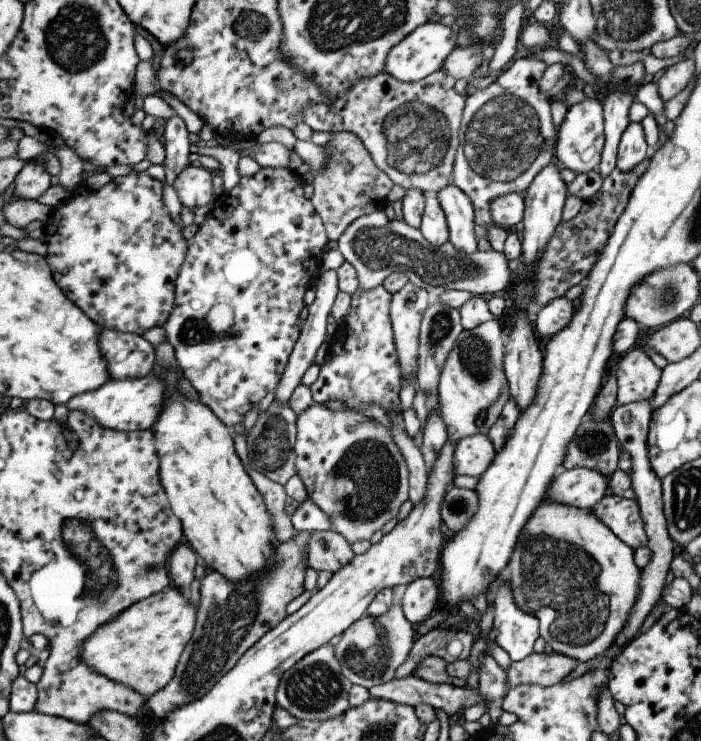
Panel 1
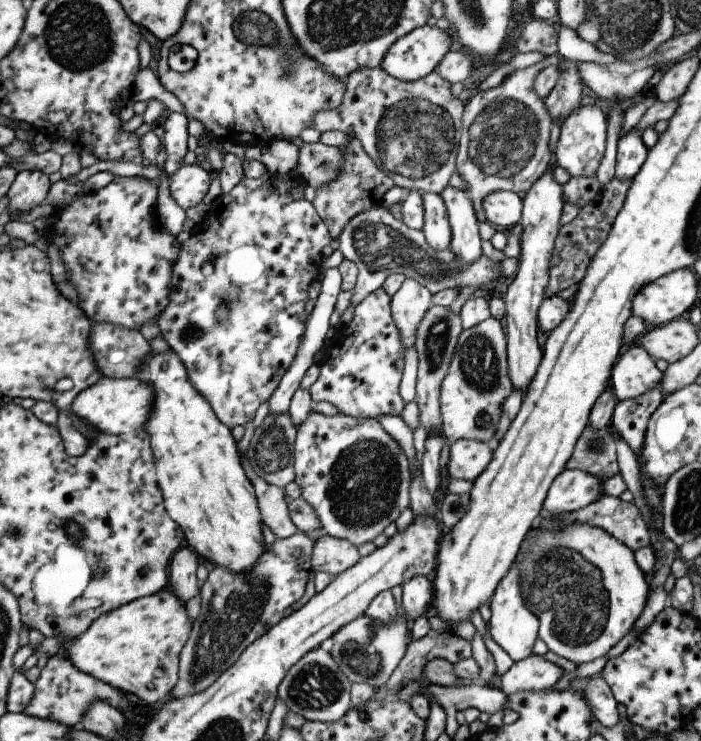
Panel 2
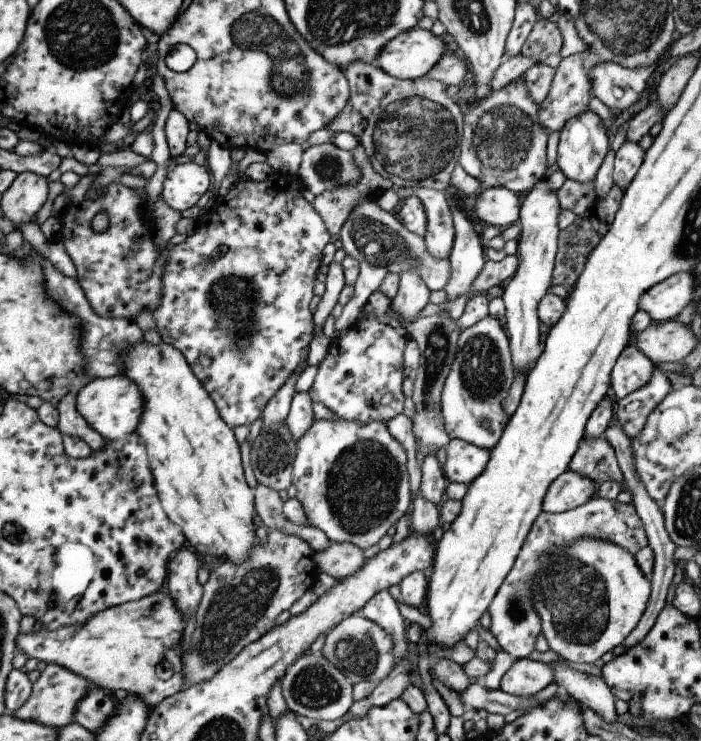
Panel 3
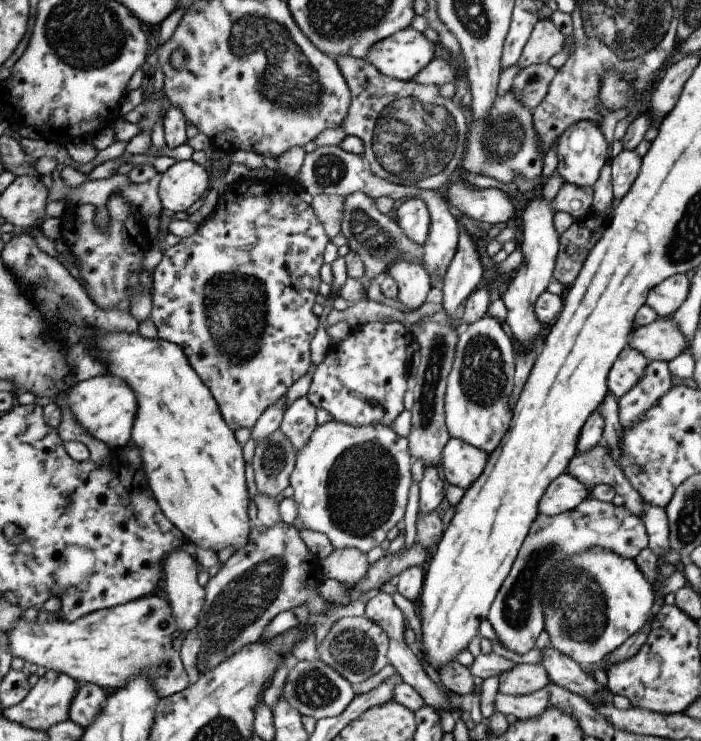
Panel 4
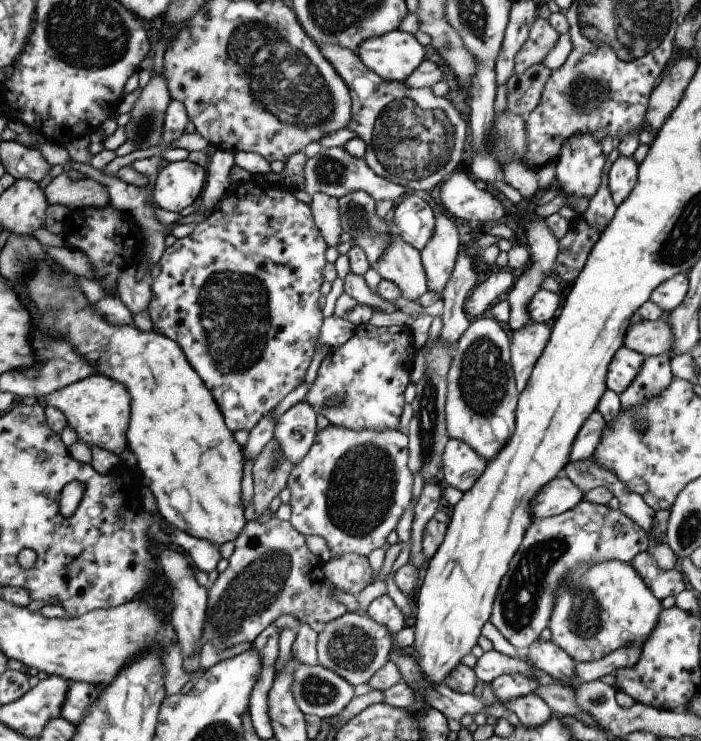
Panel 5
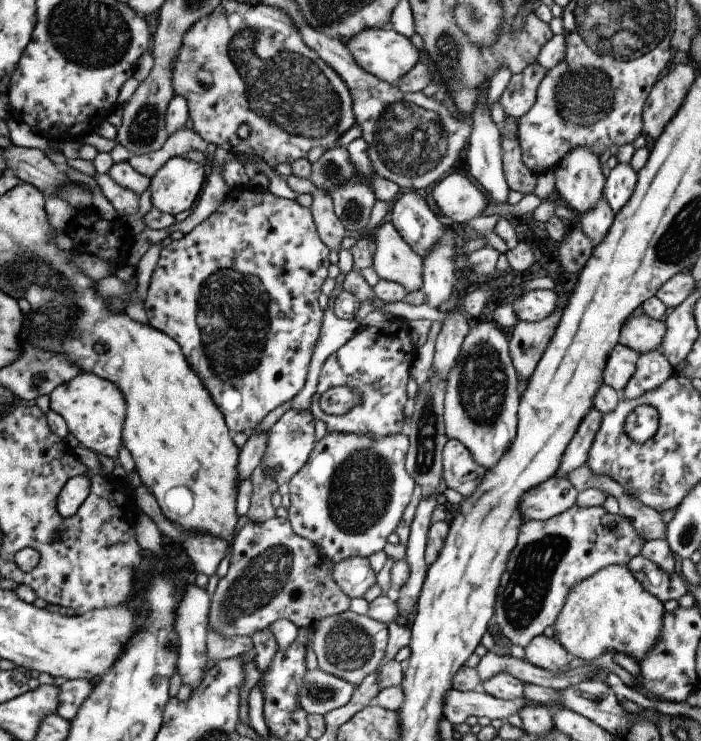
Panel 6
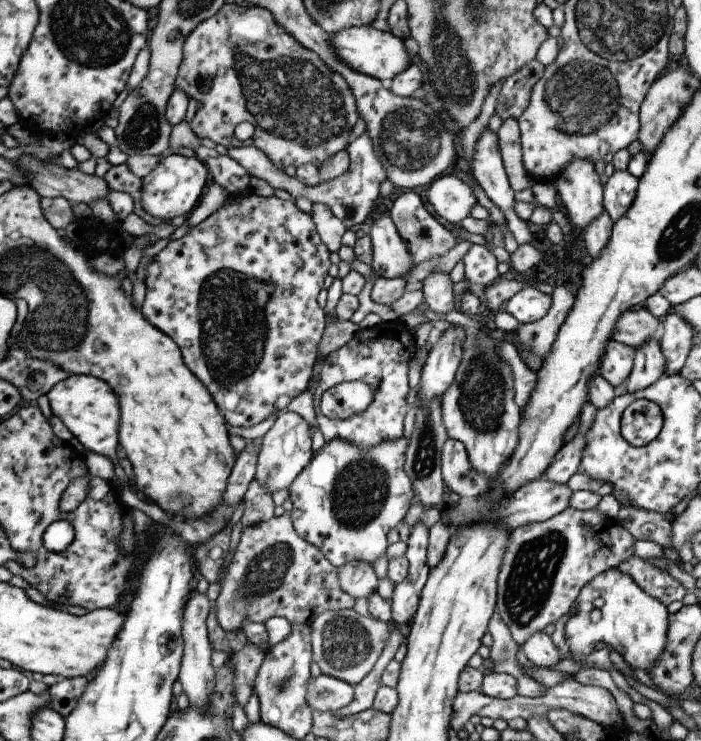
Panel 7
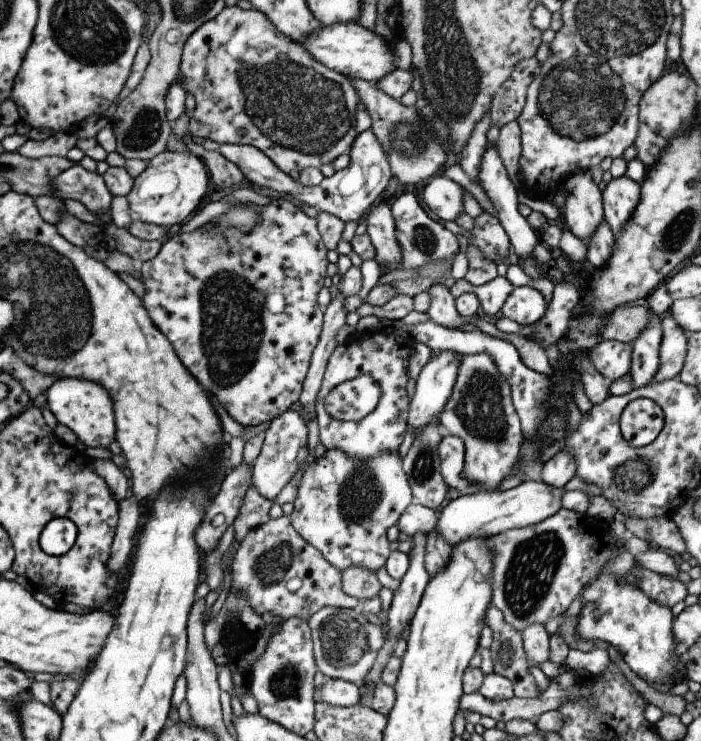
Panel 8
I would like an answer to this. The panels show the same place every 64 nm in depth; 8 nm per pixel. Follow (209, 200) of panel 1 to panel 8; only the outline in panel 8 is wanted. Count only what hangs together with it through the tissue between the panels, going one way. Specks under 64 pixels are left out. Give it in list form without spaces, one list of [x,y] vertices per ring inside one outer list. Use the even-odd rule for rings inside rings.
[[[163,151],[147,161],[143,172],[133,179],[132,191],[126,195],[130,218],[169,228],[177,222],[185,223],[204,204],[212,192],[207,186],[209,175],[195,152]]]

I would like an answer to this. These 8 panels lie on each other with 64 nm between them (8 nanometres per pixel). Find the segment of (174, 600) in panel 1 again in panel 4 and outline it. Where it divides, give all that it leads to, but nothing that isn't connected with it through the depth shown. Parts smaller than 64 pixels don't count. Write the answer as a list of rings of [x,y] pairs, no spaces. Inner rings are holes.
[[[157,594],[96,610],[71,622],[29,623],[19,616],[14,627],[10,631],[5,628],[5,632],[13,657],[46,670],[61,671],[78,683],[91,683],[110,691],[140,675],[150,682],[158,700],[187,686],[187,675],[179,659],[180,632],[168,600]]]

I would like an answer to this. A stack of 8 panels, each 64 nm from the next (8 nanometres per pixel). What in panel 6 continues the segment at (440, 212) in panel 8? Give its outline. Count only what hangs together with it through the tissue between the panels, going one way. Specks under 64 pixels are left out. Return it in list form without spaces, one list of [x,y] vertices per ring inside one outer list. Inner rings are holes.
[[[461,166],[429,188],[427,198],[433,198],[441,214],[457,224],[464,224],[483,214],[489,202],[489,198]]]

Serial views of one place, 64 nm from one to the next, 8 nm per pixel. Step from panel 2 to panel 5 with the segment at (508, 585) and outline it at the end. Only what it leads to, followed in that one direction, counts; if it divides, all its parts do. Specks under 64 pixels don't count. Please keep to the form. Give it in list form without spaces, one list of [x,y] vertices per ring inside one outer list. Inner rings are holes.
[[[581,499],[572,509],[554,517],[533,517],[526,528],[516,553],[510,560],[510,568],[501,579],[496,592],[488,621],[497,628],[499,634],[522,655],[528,646],[537,641],[539,632],[547,626],[553,608],[554,594],[558,582],[567,580],[568,572],[577,565],[582,568],[585,563],[603,562],[609,559],[619,562],[631,562],[631,559],[647,548],[649,534],[637,526],[619,509],[612,510],[607,505],[590,503]]]

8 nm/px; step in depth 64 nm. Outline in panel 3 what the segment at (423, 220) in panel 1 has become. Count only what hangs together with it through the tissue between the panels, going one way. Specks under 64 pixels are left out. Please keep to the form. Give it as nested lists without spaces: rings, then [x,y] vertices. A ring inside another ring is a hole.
[[[416,186],[398,187],[400,199],[413,195],[421,202],[425,211],[424,245],[432,257],[448,258],[454,237],[454,228],[446,194],[442,190]]]

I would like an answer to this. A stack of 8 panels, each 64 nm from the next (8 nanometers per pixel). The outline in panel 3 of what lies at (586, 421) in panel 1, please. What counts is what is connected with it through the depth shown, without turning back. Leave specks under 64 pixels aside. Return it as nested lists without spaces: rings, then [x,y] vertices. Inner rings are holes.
[[[601,433],[596,437],[581,437],[568,462],[567,470],[578,472],[592,480],[595,485],[603,481],[614,480],[622,486],[621,491],[627,491],[613,447]]]

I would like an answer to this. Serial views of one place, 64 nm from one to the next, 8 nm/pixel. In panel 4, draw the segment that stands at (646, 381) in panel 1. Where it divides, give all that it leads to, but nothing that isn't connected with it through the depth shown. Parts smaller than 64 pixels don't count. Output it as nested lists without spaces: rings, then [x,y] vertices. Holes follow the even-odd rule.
[[[625,345],[609,369],[606,385],[616,399],[623,396],[643,376],[647,360],[638,350]]]

